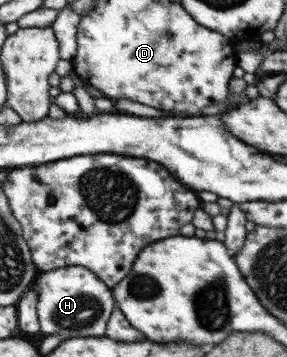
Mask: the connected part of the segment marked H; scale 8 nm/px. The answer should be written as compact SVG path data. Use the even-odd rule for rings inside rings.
M71 265L39 272L32 287L39 296L38 320L40 331L45 335L59 335L62 341L105 335L106 323L115 308L115 302L112 291L93 271L81 265Z

